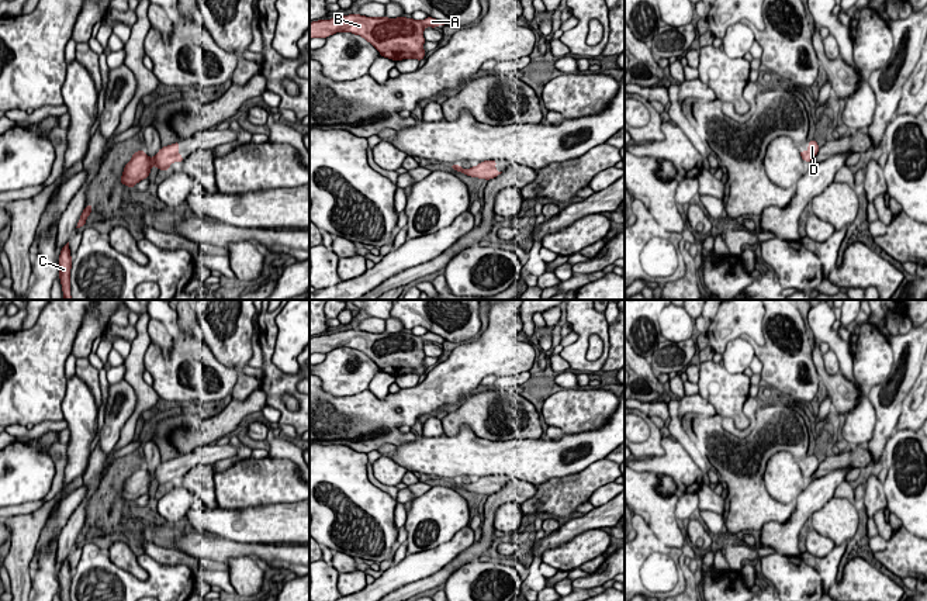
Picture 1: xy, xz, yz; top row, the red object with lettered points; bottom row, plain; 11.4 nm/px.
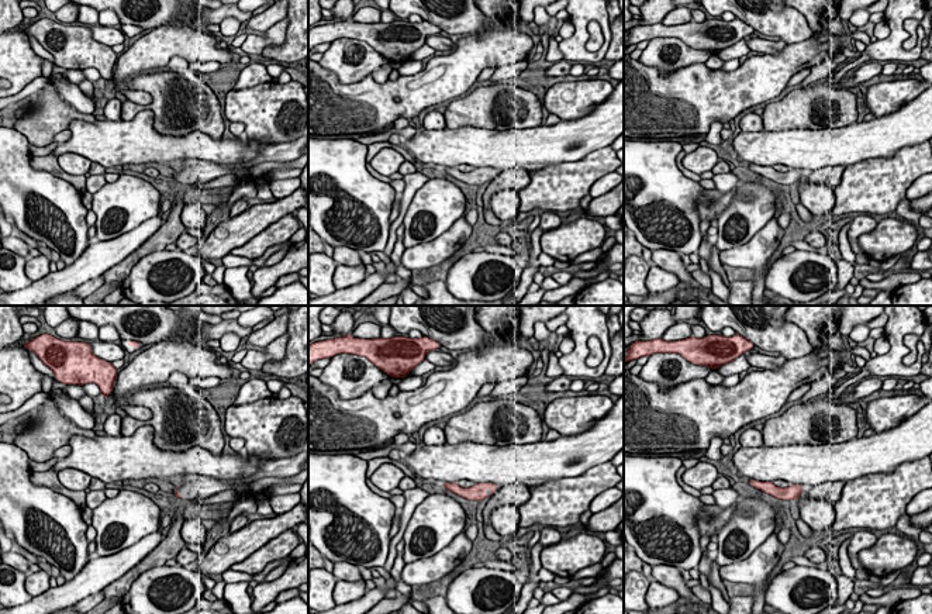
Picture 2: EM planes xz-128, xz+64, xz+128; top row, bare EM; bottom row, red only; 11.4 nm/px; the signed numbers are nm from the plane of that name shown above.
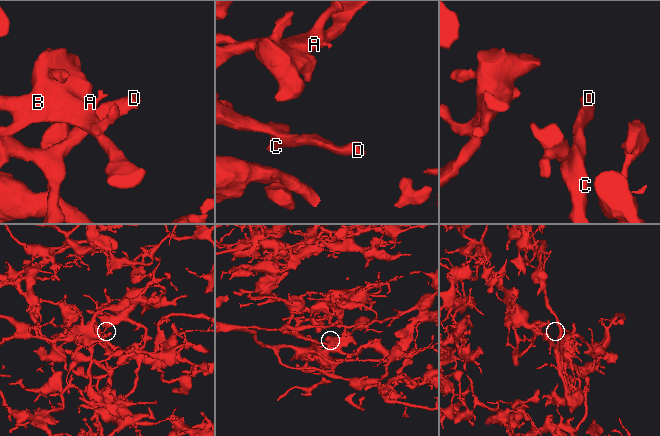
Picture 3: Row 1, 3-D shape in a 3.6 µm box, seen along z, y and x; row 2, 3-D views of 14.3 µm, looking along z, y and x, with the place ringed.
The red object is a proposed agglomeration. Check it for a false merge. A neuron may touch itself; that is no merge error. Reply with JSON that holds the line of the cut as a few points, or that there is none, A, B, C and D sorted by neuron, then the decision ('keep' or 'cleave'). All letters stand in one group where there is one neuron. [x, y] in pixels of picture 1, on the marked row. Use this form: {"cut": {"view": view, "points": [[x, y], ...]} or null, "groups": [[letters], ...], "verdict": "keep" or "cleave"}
{"cut": null, "groups": [["A", "B", "C", "D"]], "verdict": "keep"}

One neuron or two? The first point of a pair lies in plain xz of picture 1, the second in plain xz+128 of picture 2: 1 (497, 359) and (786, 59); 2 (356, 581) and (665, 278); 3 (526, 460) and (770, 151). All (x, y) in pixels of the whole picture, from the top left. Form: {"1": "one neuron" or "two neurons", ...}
{"1": "one neuron", "2": "one neuron", "3": "one neuron"}

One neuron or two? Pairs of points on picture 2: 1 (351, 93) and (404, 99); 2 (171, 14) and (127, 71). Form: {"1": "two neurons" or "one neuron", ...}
{"1": "one neuron", "2": "two neurons"}

